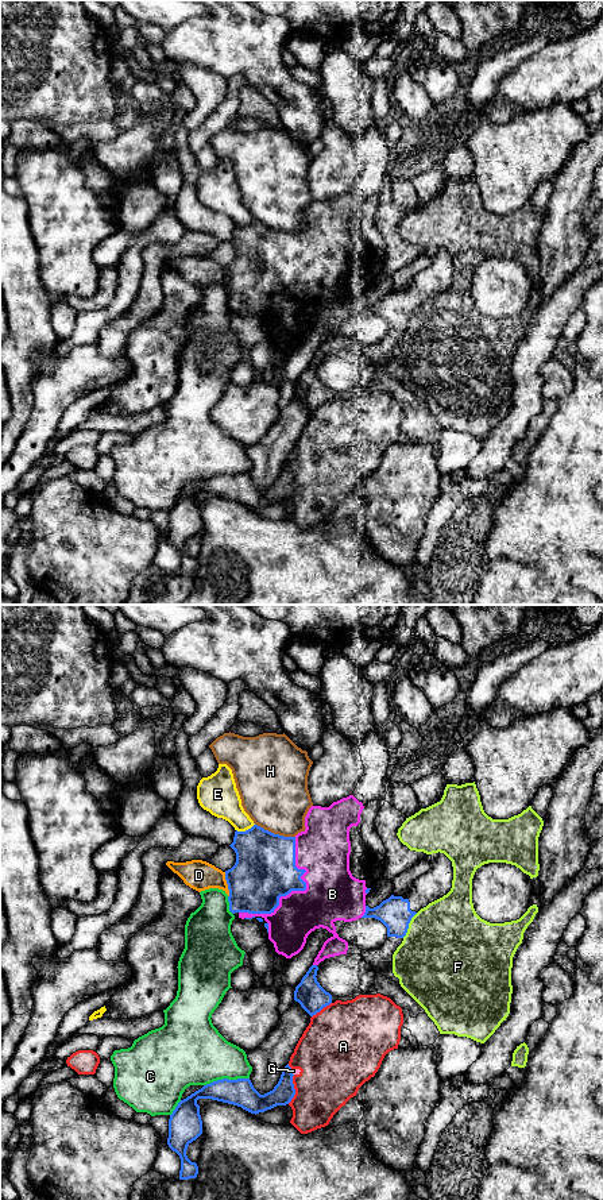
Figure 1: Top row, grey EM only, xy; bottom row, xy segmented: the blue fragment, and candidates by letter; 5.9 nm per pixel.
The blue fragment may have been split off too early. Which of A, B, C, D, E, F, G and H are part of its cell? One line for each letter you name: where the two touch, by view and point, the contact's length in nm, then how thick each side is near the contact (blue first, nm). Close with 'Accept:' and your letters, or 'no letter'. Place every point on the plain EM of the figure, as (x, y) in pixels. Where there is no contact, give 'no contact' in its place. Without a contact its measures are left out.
B: contact xy (300, 285); length 550 nm; calibres 360 and 320 nm
Accept: B

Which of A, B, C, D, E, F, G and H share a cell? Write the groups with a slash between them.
A G / B / C / D / E / F / H

